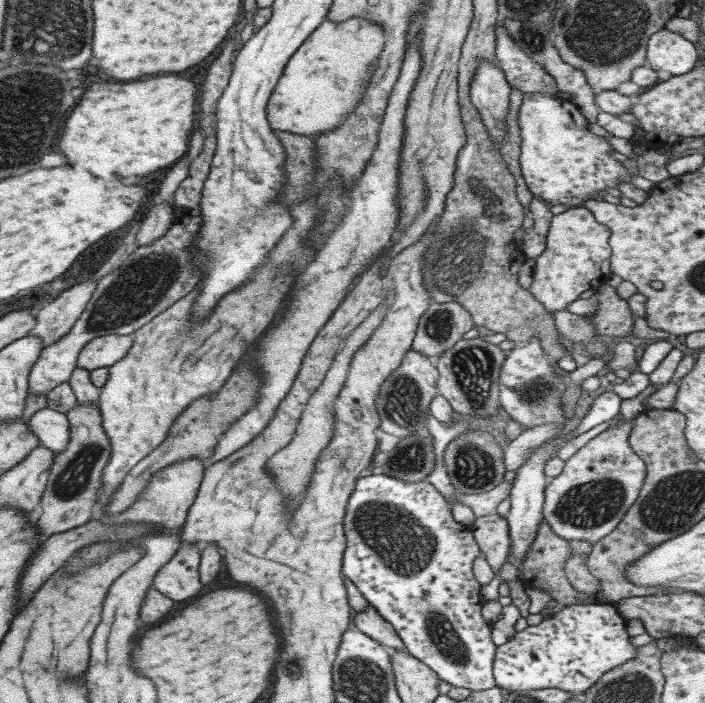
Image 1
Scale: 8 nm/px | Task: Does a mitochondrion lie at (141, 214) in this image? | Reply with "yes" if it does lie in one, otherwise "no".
no

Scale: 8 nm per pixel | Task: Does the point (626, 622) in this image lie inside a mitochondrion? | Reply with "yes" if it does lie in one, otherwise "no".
no

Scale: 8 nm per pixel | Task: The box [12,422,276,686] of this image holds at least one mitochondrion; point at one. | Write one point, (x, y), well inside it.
(72, 481)

